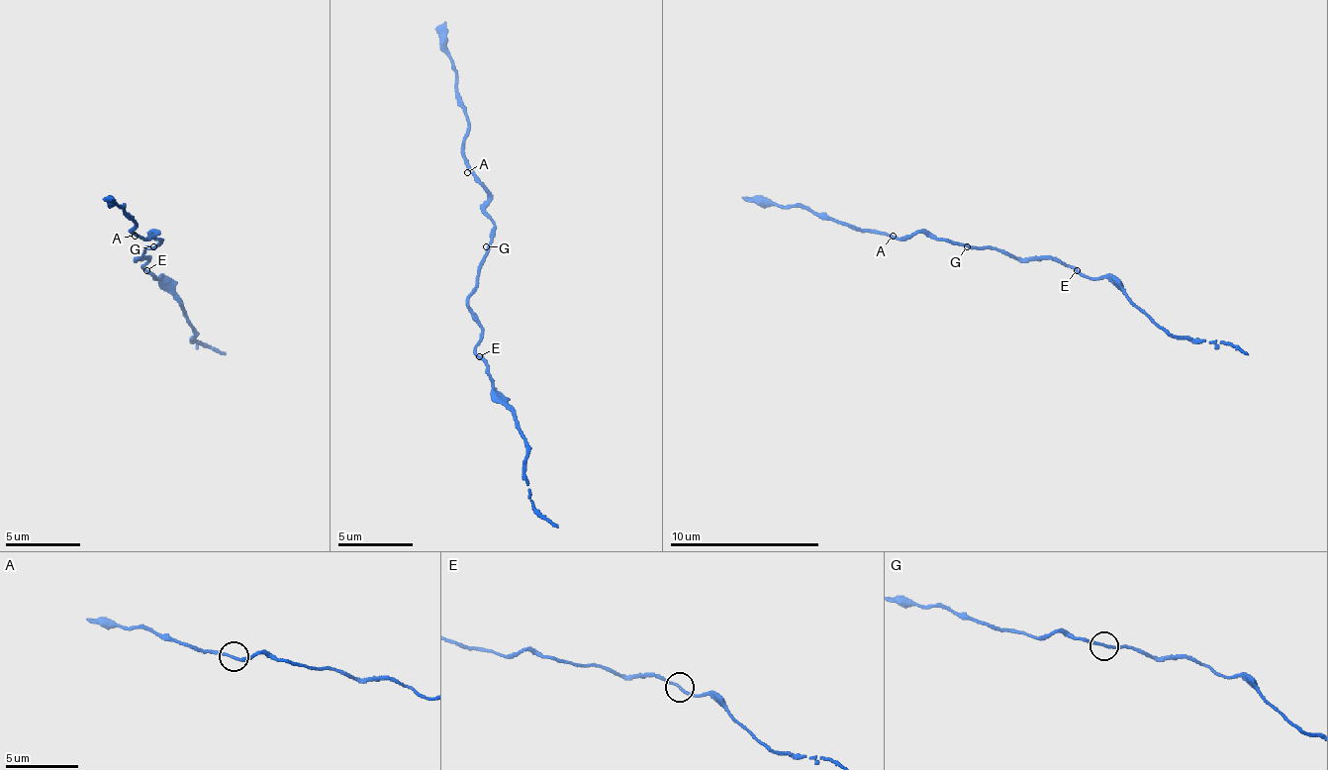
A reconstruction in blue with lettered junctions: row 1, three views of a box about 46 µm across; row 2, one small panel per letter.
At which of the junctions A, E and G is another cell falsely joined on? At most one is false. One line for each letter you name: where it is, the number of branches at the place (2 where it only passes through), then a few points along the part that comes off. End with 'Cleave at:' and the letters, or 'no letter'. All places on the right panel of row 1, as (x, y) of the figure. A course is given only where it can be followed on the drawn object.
Cleave at: no letter

